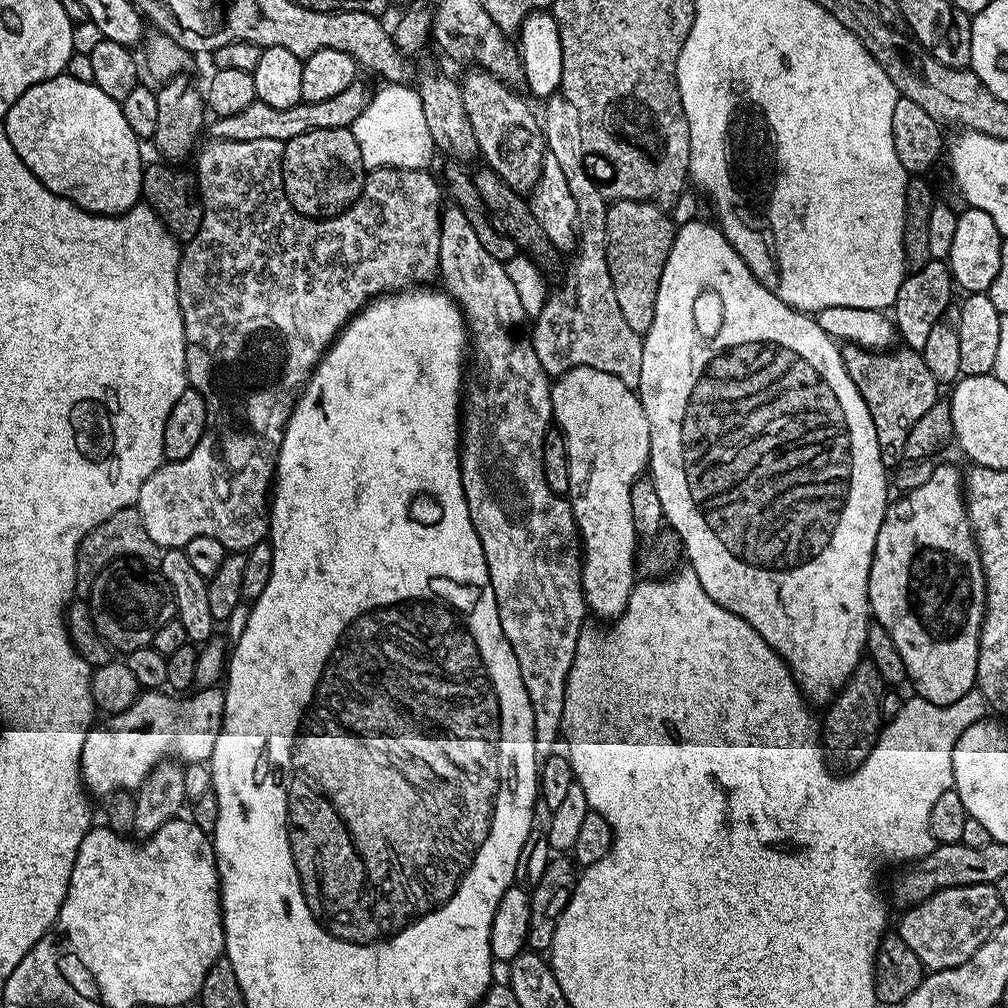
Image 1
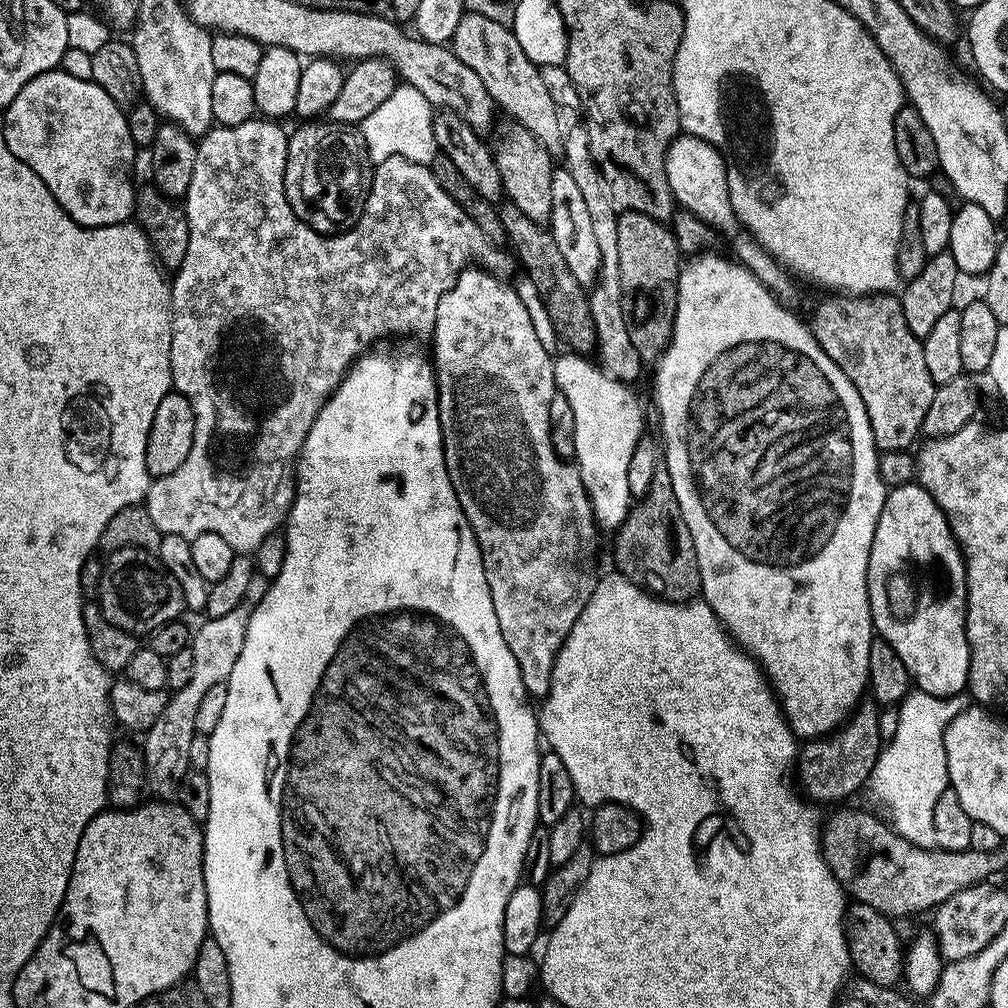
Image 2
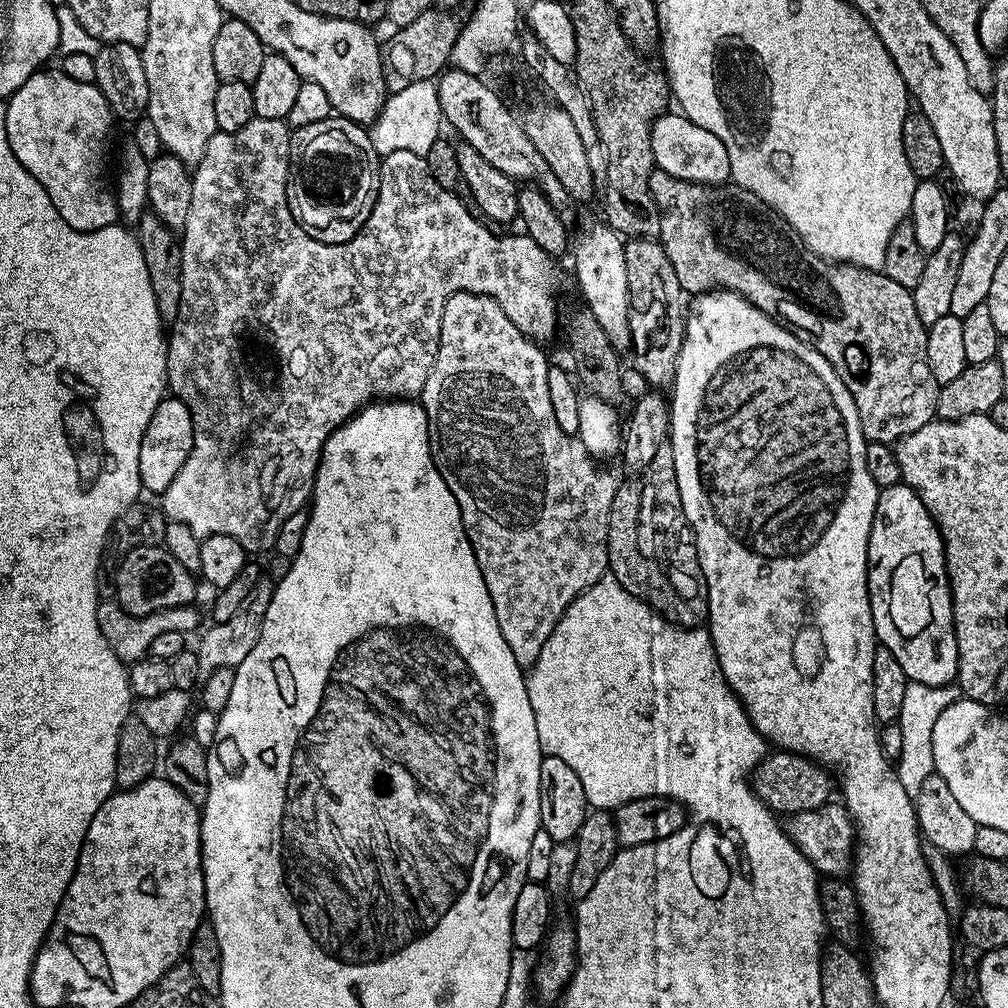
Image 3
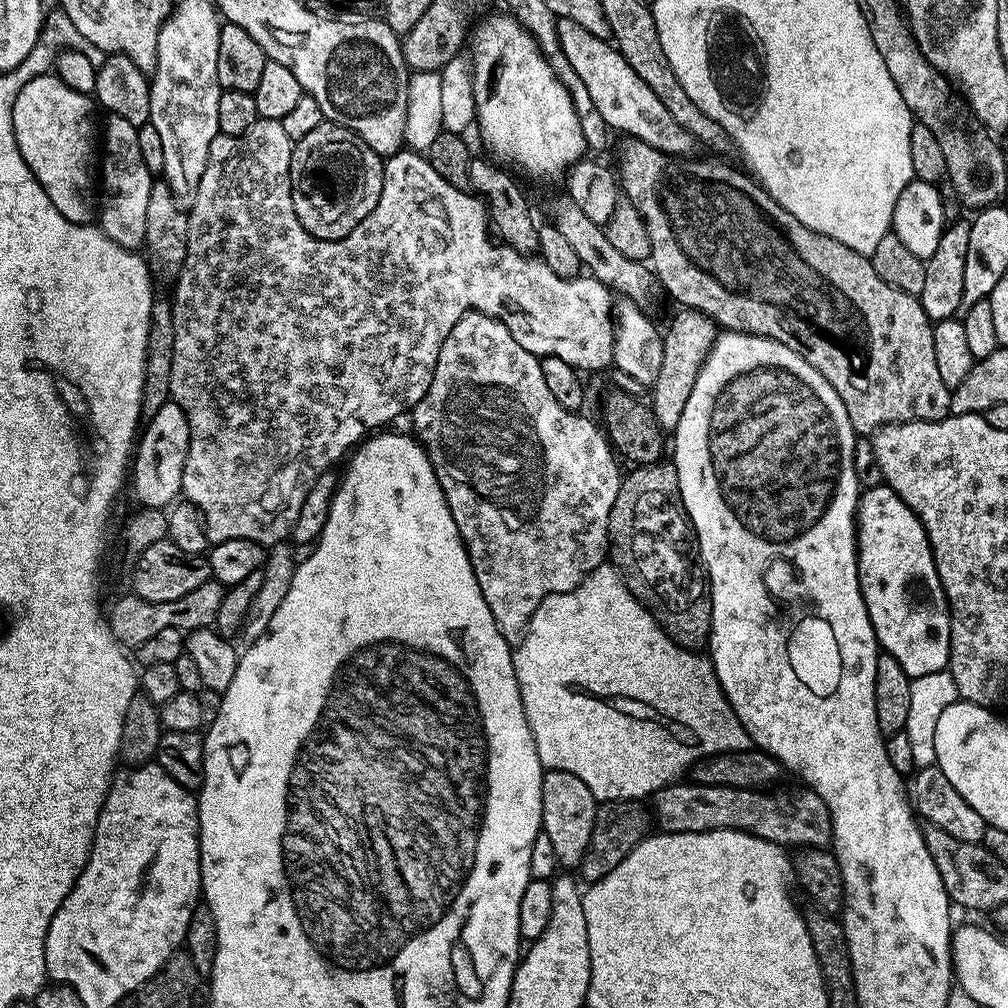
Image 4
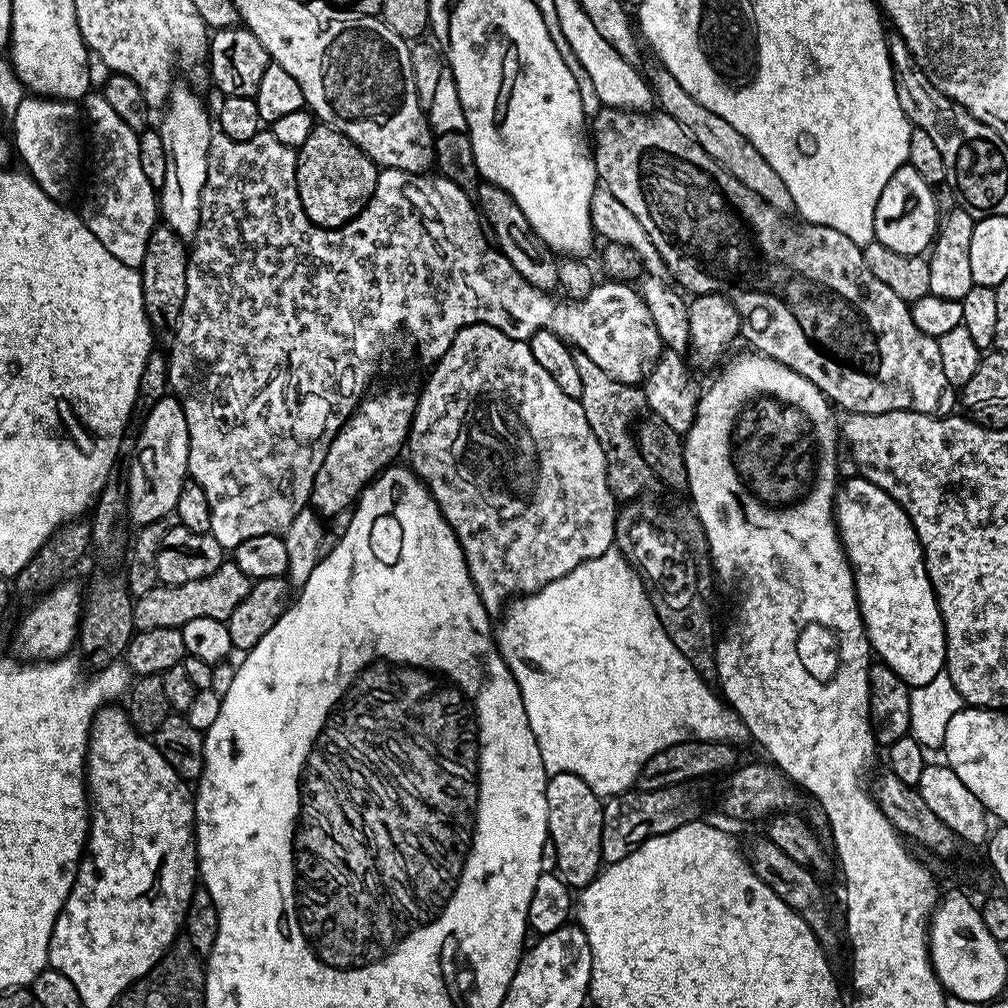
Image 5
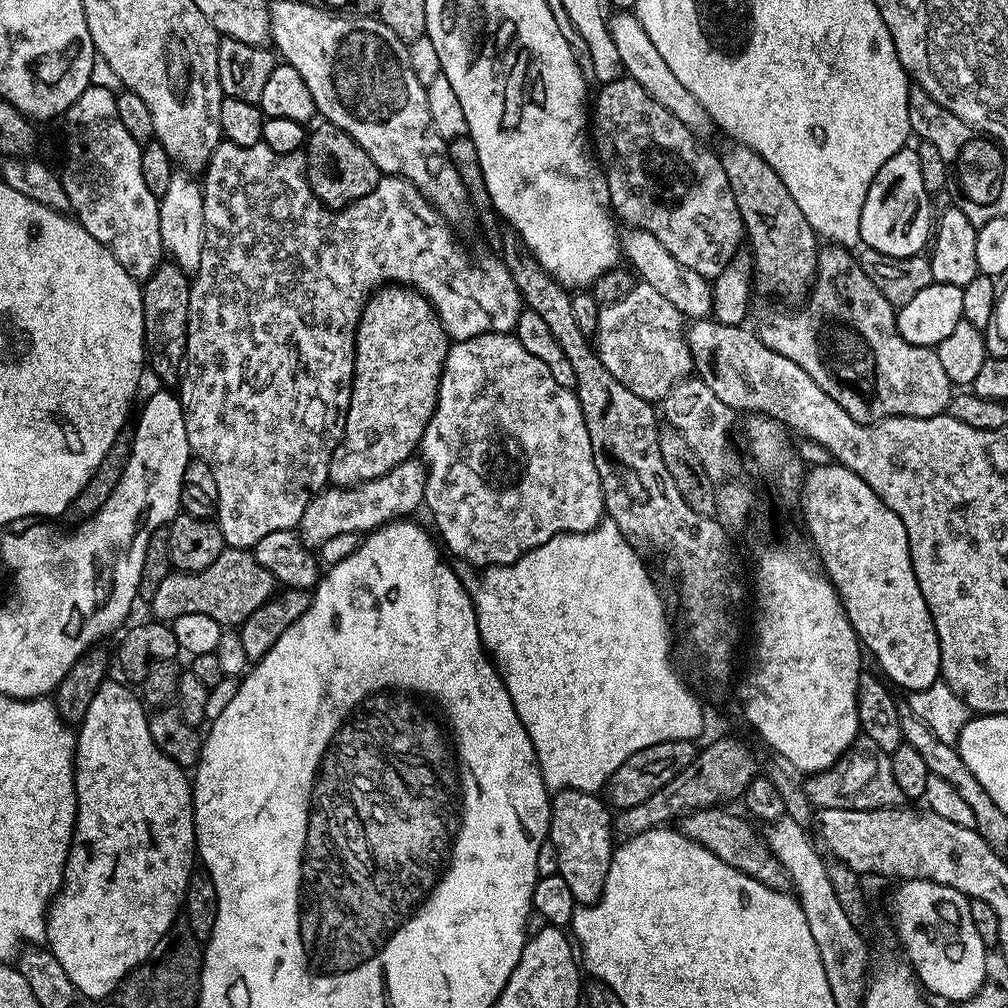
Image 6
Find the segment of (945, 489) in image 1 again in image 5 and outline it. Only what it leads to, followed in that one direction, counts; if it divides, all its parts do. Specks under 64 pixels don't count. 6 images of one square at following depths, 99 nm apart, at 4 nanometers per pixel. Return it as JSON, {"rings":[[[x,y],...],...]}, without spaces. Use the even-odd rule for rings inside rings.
{"rings":[[[853,476],[853,480],[845,479],[836,493],[836,529],[840,531],[840,542],[852,568],[856,601],[864,628],[868,631],[868,643],[872,645],[873,653],[888,664],[898,678],[905,680],[912,688],[926,686],[926,682],[931,682],[936,675],[945,671],[946,638],[936,595],[924,565],[924,550],[904,507],[890,498],[886,490],[874,486],[863,476]]]}

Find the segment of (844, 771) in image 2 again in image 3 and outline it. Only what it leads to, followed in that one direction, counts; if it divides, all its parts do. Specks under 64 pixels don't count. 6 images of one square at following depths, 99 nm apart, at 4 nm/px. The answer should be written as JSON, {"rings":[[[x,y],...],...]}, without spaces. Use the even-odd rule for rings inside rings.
{"rings":[[[769,751],[764,761],[751,772],[750,783],[754,794],[771,812],[785,817],[802,814],[802,810],[818,810],[818,806],[829,803],[834,796],[833,773],[825,765],[796,752]]]}

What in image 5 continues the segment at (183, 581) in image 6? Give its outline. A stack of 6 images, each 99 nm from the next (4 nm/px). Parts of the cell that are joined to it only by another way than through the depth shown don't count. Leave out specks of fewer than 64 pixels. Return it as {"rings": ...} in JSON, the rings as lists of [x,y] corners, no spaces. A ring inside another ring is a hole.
{"rings":[[[225,562],[201,580],[181,584],[160,584],[135,597],[132,606],[132,623],[139,630],[158,630],[159,628],[183,628],[193,618],[214,618],[227,621],[228,616],[246,598],[250,587],[250,577],[238,570],[235,562]]]}

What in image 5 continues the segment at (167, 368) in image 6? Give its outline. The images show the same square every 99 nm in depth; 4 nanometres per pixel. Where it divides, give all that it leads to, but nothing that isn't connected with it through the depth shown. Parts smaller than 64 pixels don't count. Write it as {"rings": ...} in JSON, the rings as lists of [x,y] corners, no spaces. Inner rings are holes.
{"rings":[[[157,226],[146,244],[146,258],[138,269],[142,282],[144,309],[148,324],[157,337],[175,333],[178,318],[182,318],[182,302],[186,302],[186,270],[188,269],[189,245],[174,230]]]}

